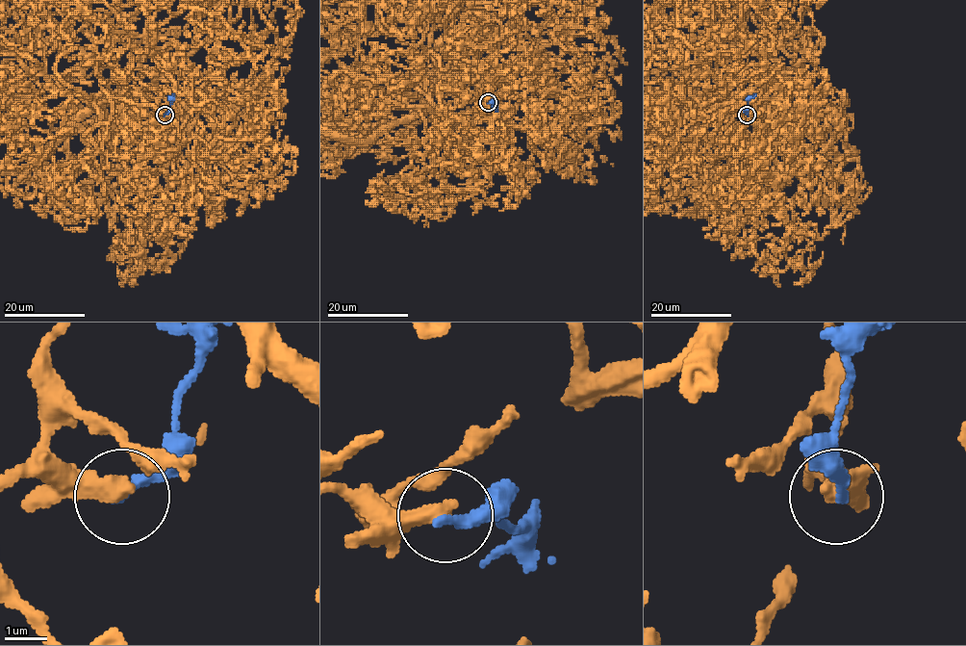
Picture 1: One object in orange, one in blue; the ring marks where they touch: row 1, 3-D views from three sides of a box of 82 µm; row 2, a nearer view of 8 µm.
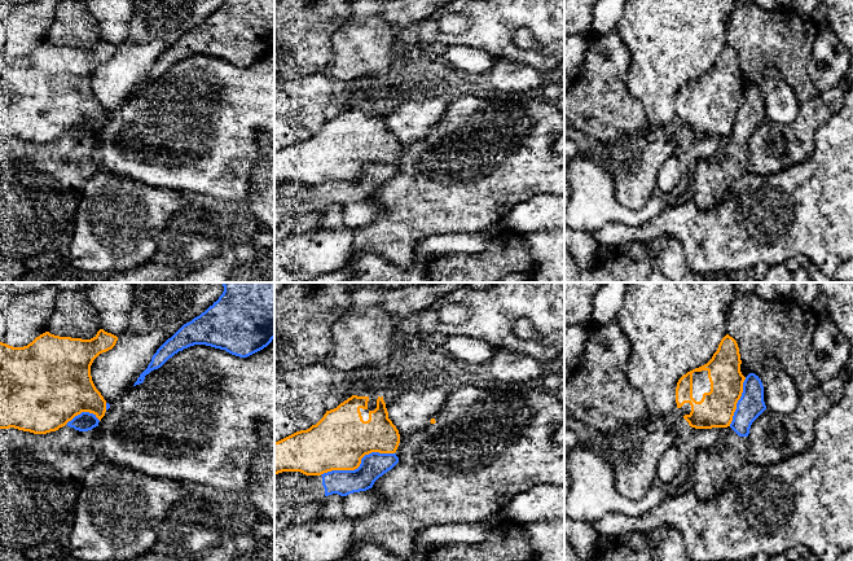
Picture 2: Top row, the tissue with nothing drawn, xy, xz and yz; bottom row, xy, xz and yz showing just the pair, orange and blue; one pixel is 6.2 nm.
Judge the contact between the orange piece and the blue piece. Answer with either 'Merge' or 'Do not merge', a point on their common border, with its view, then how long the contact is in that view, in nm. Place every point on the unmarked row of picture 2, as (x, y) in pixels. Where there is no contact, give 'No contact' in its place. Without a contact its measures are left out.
Do not merge. Touches orange at xz (359, 175). Shared border 480 nm

